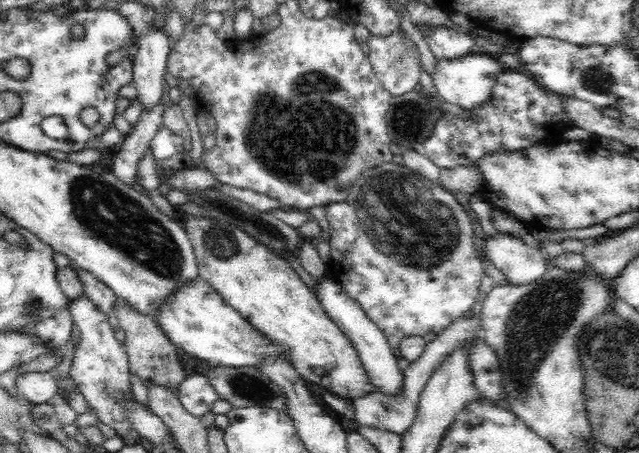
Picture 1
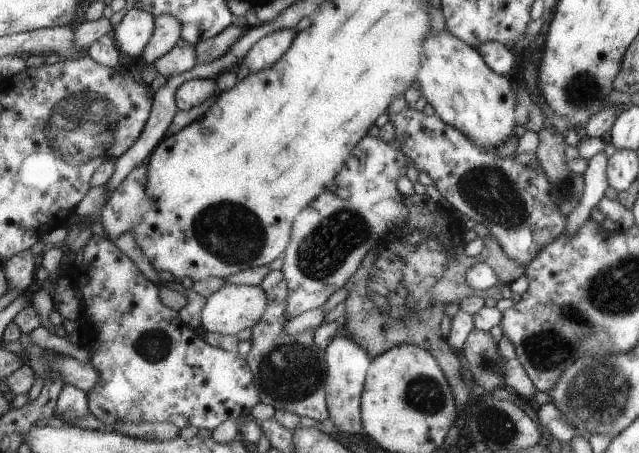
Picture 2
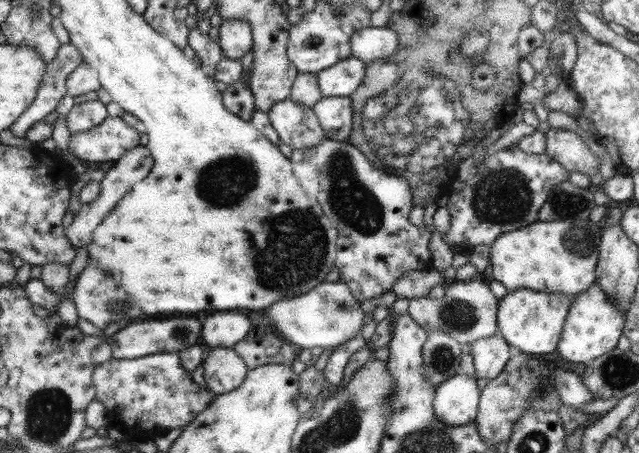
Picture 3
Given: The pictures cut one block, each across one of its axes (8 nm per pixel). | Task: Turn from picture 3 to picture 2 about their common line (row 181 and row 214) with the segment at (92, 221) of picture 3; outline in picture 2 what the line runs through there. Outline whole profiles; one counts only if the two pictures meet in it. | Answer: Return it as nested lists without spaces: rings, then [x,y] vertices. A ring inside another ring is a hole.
[[[144,161],[114,190],[105,208],[101,210],[99,222],[111,241],[118,230],[128,229],[134,224],[134,218],[142,213],[144,207],[141,201],[145,198],[146,182],[148,165],[147,161]]]

